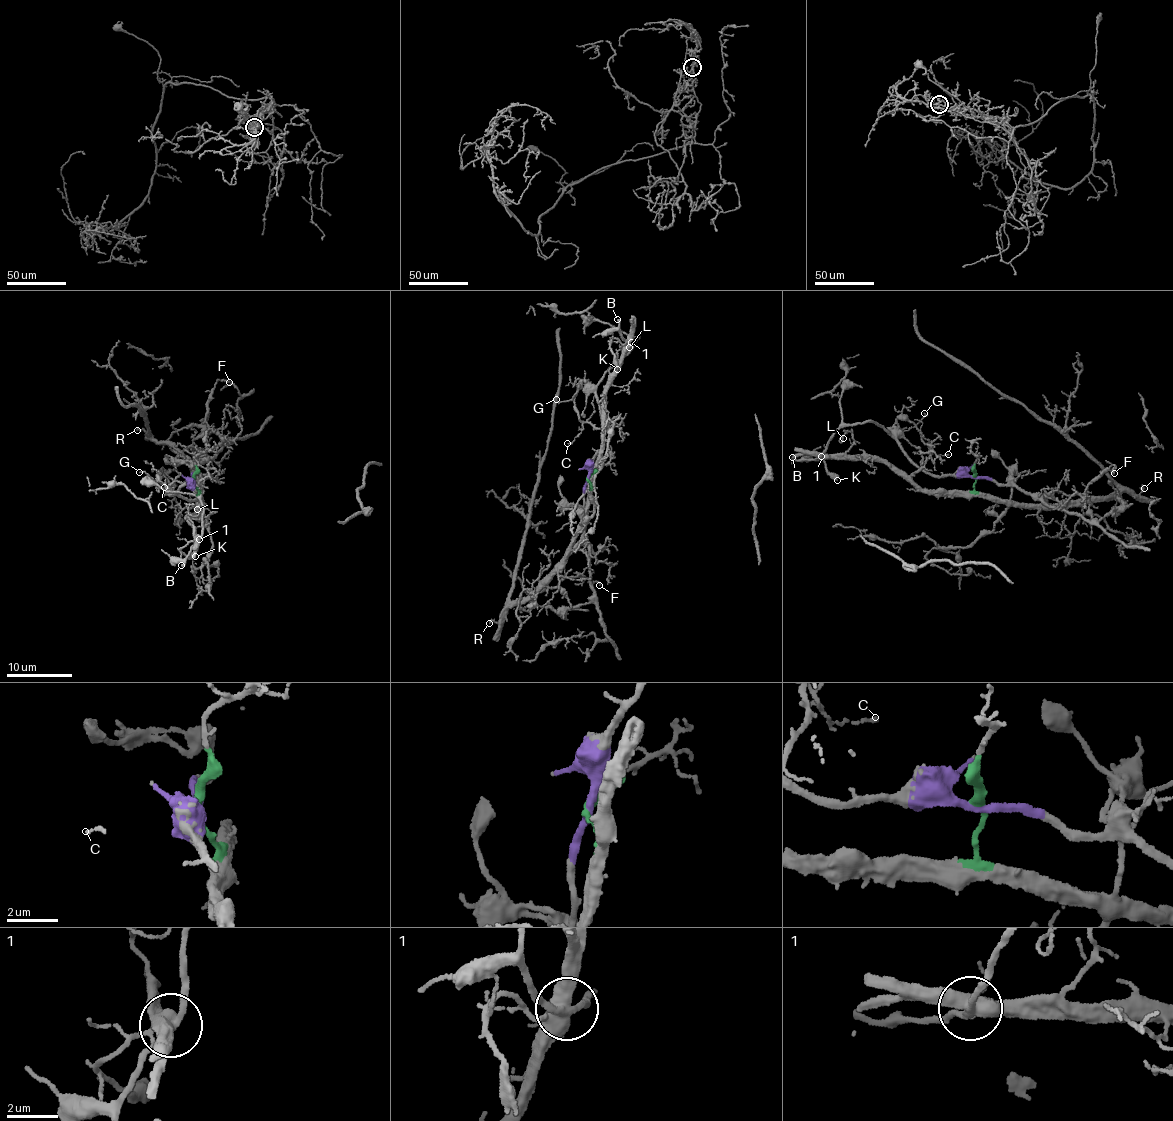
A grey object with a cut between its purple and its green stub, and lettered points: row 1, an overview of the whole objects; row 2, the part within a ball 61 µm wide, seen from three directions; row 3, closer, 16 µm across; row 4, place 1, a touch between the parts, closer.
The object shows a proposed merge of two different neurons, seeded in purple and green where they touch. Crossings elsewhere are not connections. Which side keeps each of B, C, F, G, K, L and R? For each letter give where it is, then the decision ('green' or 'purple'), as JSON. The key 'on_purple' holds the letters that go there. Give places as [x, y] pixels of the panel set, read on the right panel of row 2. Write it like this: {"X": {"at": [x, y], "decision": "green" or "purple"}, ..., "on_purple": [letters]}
{"B": {"at": [792, 457], "decision": "purple"}, "C": {"at": [948, 454], "decision": "green"}, "F": {"at": [1114, 473], "decision": "green"}, "G": {"at": [924, 413], "decision": "green"}, "K": {"at": [837, 480], "decision": "green"}, "L": {"at": [843, 438], "decision": "green"}, "R": {"at": [1144, 488], "decision": "green"}, "on_purple": ["B"]}

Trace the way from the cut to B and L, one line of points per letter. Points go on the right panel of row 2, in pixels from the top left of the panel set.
B: (974, 476), (929, 474), (911, 462), (885, 427), (867, 421), (842, 425), (823, 456), (810, 459), (792, 456)
L: (974, 476), (969, 492), (914, 487), (881, 461), (848, 454), (851, 432), (840, 442), (844, 437)

